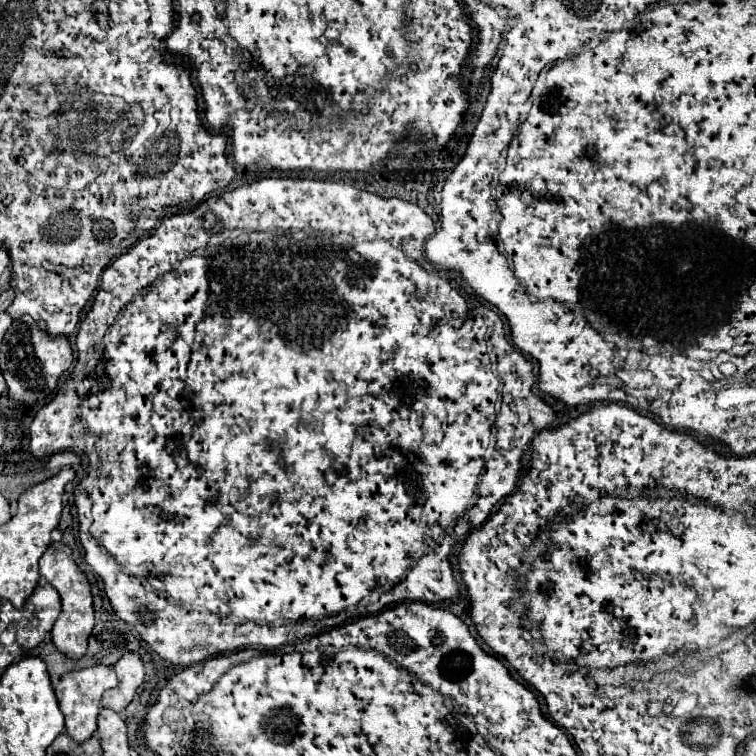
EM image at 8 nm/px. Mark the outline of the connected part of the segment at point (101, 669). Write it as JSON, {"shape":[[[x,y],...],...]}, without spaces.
{"shape":[[[102,663],[62,675],[62,679],[60,679],[60,683],[56,685],[54,691],[56,691],[56,697],[58,697],[60,709],[64,713],[64,719],[66,719],[66,733],[74,741],[82,743],[88,737],[92,737],[92,733],[96,731],[96,717],[98,717],[98,711],[102,707],[102,701],[100,701],[102,693],[106,689],[116,687],[116,683],[118,683],[118,679],[114,675],[114,667],[112,665],[102,665]]]}

